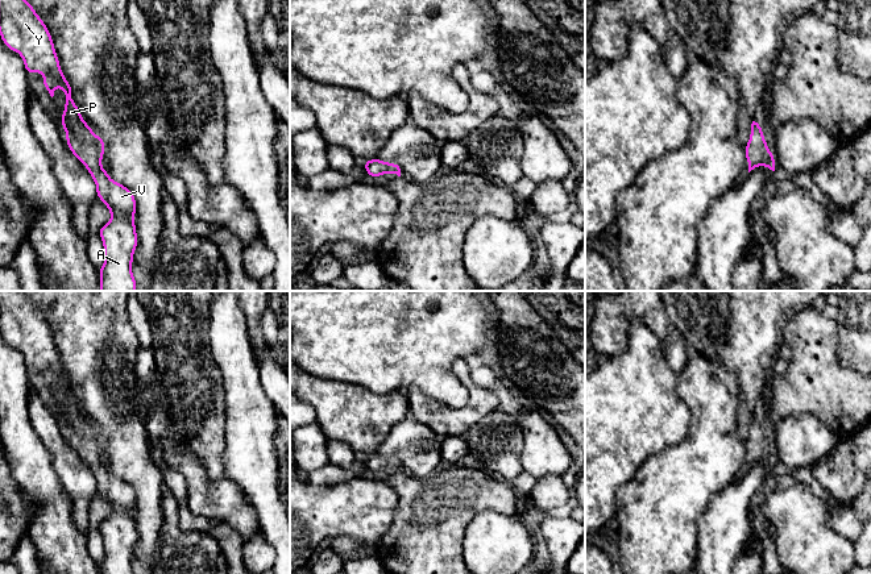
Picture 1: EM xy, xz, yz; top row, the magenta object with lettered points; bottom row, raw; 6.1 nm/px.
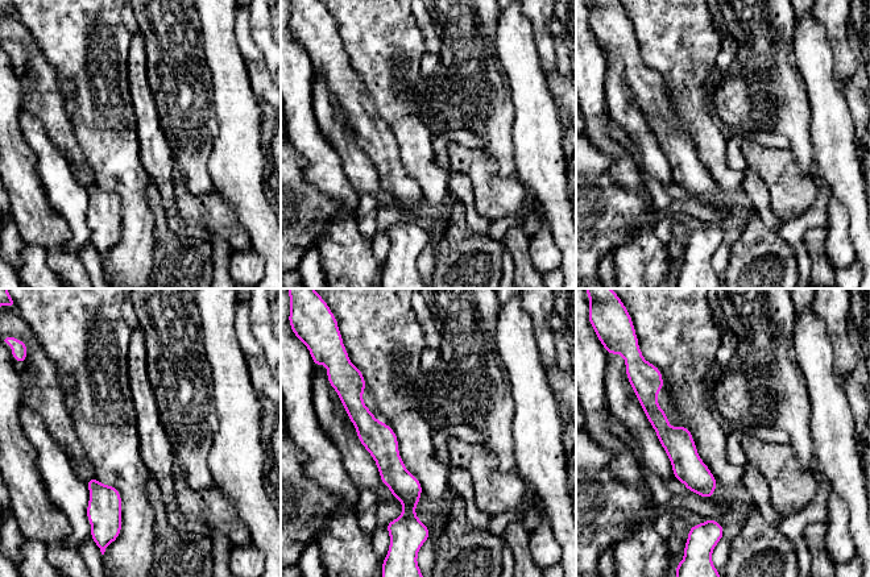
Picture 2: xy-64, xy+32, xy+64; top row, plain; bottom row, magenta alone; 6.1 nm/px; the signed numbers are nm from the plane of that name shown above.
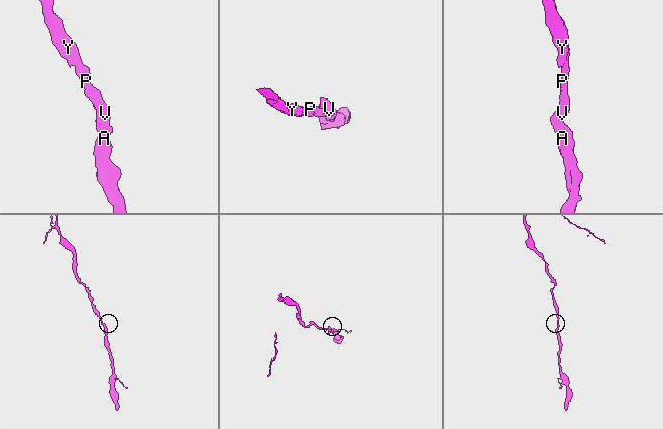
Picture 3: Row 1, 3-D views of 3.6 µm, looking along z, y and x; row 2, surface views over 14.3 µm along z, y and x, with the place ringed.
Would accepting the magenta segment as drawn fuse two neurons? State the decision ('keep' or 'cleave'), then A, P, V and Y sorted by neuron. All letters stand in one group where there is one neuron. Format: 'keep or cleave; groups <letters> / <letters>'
keep; groups A P V Y

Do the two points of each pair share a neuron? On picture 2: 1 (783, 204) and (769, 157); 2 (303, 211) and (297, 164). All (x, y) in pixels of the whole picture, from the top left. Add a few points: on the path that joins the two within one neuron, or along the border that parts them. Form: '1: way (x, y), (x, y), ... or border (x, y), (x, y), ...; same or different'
1: way (783, 192), (783, 174), (778, 169); same
2: way (295, 199), (295, 175); same

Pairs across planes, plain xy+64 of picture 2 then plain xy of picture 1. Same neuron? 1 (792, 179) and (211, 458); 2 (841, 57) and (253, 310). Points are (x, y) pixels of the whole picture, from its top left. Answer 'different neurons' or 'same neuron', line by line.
1: different neurons
2: same neuron

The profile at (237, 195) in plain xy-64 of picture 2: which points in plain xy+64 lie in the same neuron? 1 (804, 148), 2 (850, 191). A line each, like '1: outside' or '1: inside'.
1: outside
2: inside

